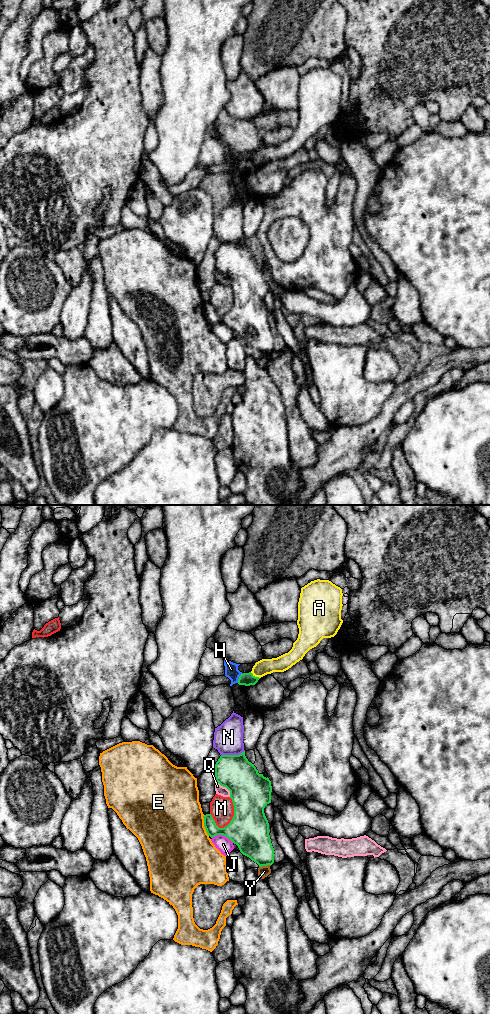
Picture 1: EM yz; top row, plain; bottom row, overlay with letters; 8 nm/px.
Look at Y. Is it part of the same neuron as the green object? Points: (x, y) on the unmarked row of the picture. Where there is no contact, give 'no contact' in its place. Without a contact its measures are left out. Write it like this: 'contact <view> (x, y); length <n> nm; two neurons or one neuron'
contact yz (264, 353); length 100 nm; two neurons

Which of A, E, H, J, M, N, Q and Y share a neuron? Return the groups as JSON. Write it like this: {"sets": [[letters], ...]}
{"sets": [["A"], ["E"], ["H"], ["J"], ["M"], ["N"], ["Q"], ["Y"]]}

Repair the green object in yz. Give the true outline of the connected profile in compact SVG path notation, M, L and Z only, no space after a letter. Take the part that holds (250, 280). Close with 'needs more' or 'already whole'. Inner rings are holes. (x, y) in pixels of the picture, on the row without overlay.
M245 239L239 243L221 243L215 252L216 269L230 279L230 286L234 293L234 304L230 311L219 316L211 302L206 302L204 315L207 322L213 326L223 323L236 332L240 340L257 351L259 355L274 351L274 336L269 323L269 311L264 296L271 291L272 274L269 266L259 262L258 258L248 249Z; already whole

